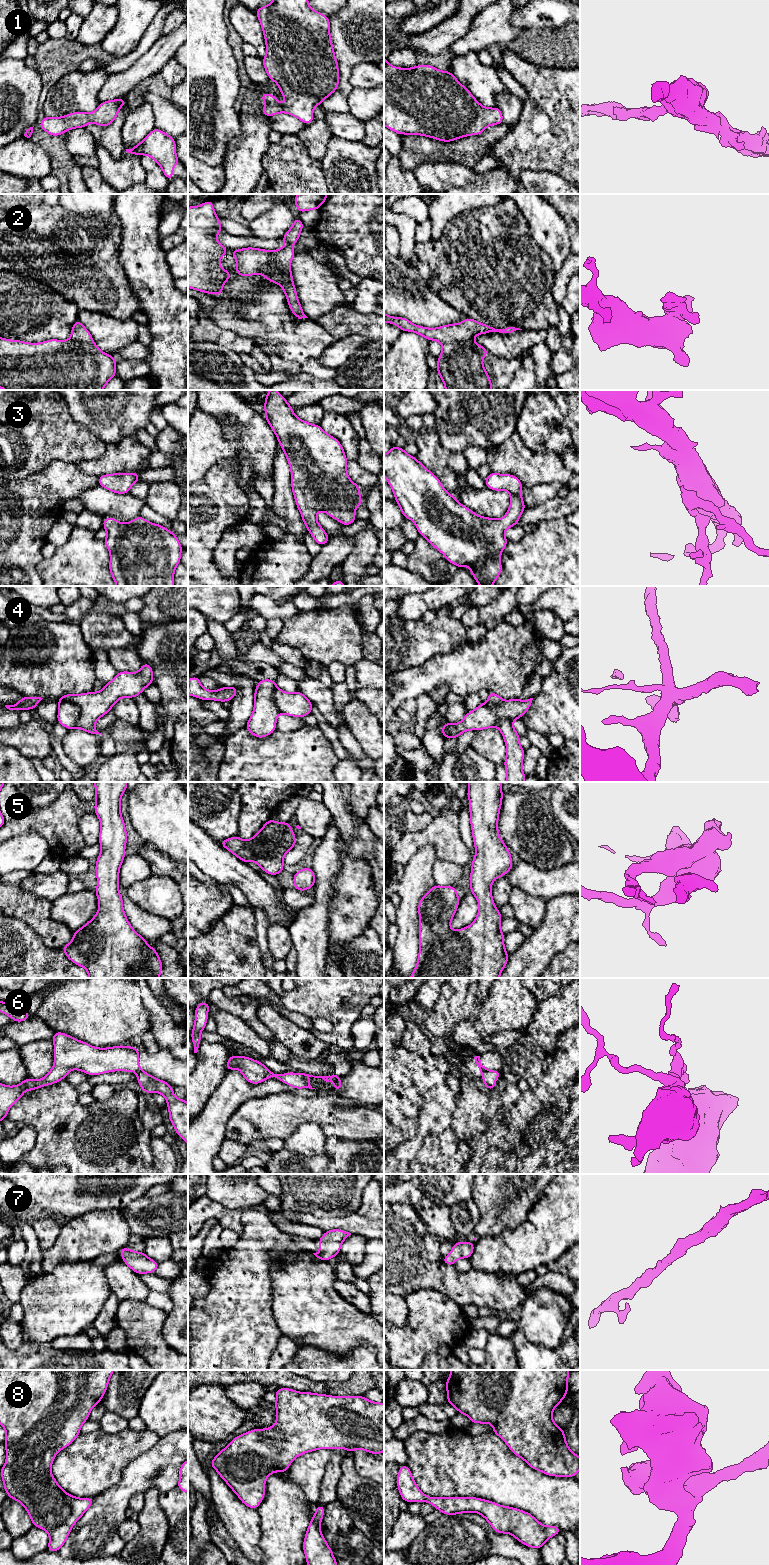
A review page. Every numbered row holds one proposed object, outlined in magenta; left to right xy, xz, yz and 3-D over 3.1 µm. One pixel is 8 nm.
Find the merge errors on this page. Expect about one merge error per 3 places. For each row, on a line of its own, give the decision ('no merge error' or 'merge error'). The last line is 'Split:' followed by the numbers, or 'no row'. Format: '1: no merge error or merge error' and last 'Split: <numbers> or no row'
1: no merge error
2: merge error
3: no merge error
4: merge error
5: no merge error
6: merge error
7: no merge error
8: no merge error
Split: 2, 4, 6

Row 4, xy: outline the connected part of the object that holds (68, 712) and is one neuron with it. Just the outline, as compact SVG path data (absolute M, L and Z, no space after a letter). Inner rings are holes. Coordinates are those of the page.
M68 700L58 702L57 722L68 730L76 727L79 716L80 710L75 703Z

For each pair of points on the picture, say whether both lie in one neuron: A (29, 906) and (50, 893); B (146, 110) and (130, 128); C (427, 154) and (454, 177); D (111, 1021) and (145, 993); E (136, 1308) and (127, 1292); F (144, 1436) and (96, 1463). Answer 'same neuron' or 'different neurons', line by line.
A: different neurons
B: same neuron
C: different neurons
D: different neurons
E: different neurons
F: same neuron

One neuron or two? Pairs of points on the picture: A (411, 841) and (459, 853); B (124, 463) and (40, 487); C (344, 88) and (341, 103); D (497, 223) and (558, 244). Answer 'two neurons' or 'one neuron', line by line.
A: one neuron
B: two neurons
C: one neuron
D: two neurons

